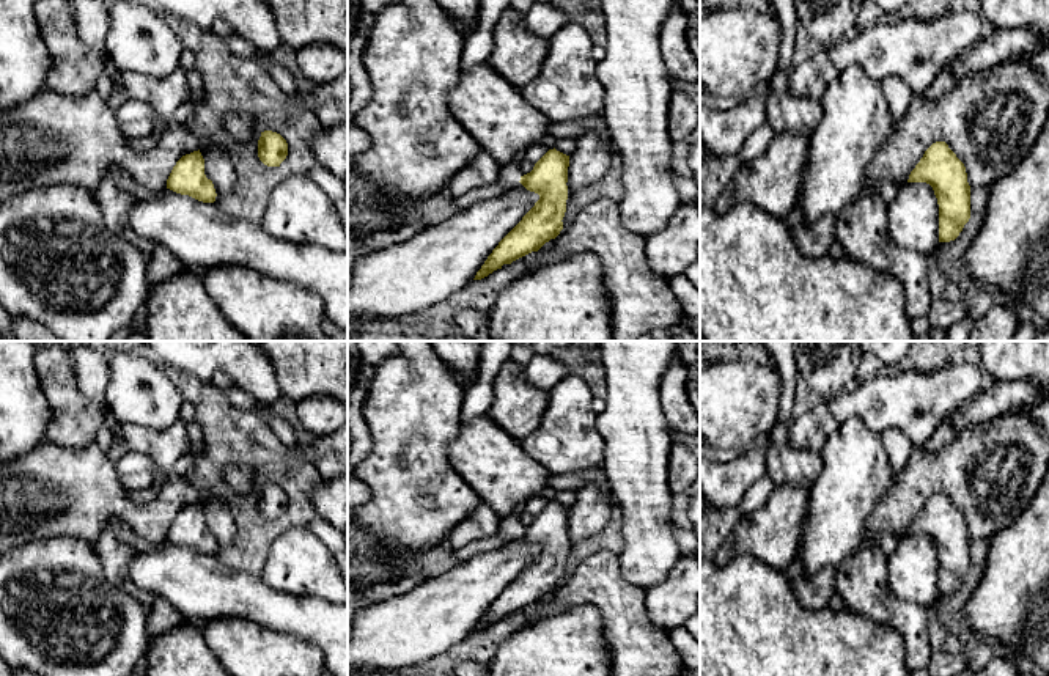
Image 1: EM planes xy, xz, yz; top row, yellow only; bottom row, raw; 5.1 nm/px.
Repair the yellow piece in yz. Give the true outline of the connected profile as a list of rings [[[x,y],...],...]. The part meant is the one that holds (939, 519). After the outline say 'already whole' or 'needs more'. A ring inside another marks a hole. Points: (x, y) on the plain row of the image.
[[[945,494],[933,495],[907,535],[926,535],[939,557],[939,594],[955,593],[970,571],[970,538],[964,516]]]; already whole

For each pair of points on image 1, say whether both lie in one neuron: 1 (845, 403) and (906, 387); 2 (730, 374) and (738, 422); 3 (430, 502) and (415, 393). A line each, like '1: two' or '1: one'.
1: one
2: one
3: one

